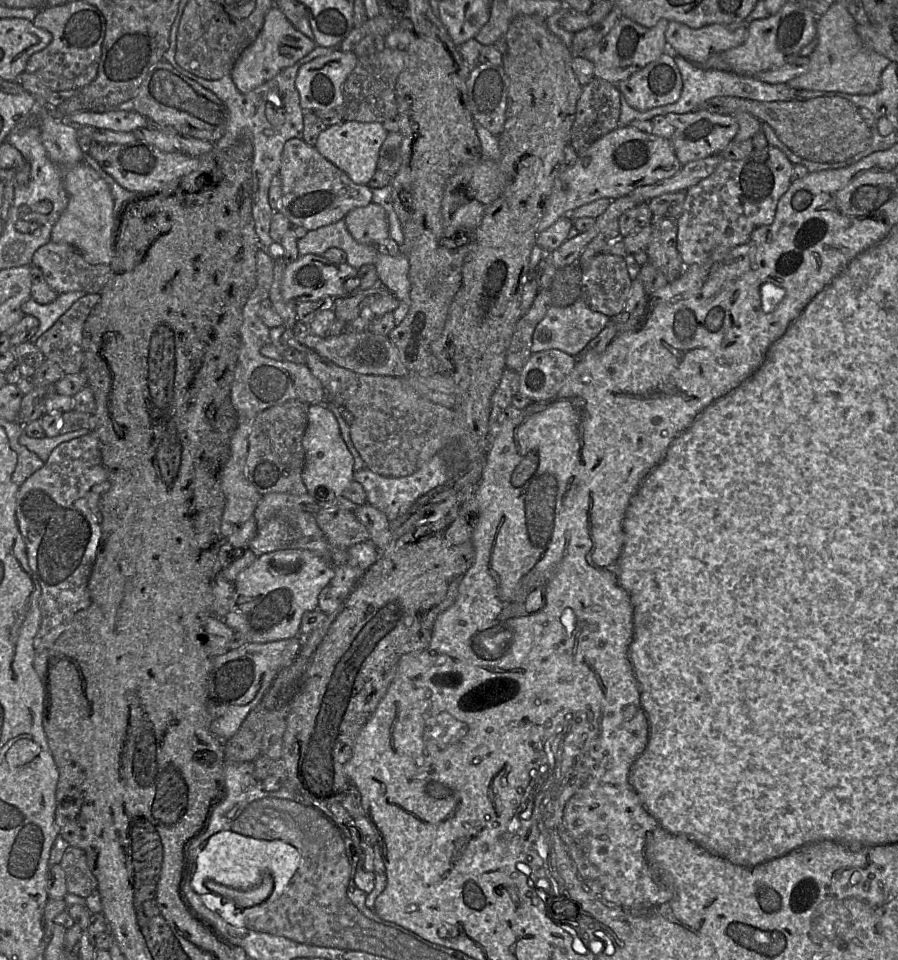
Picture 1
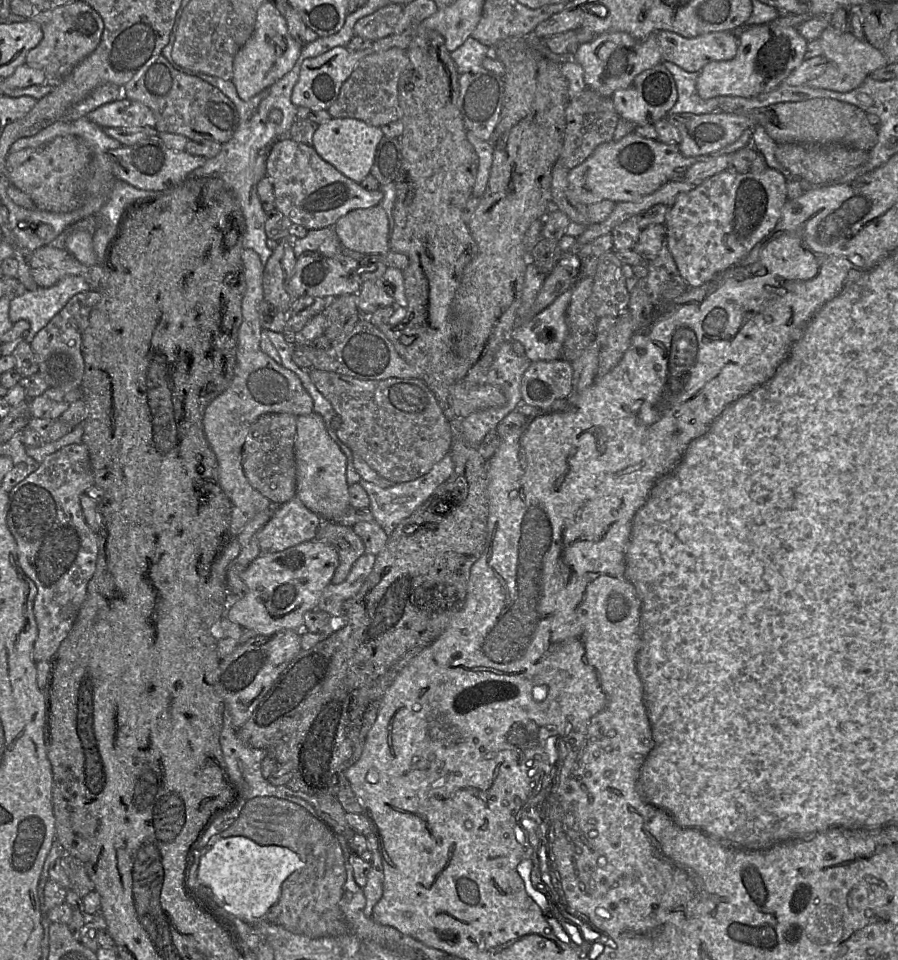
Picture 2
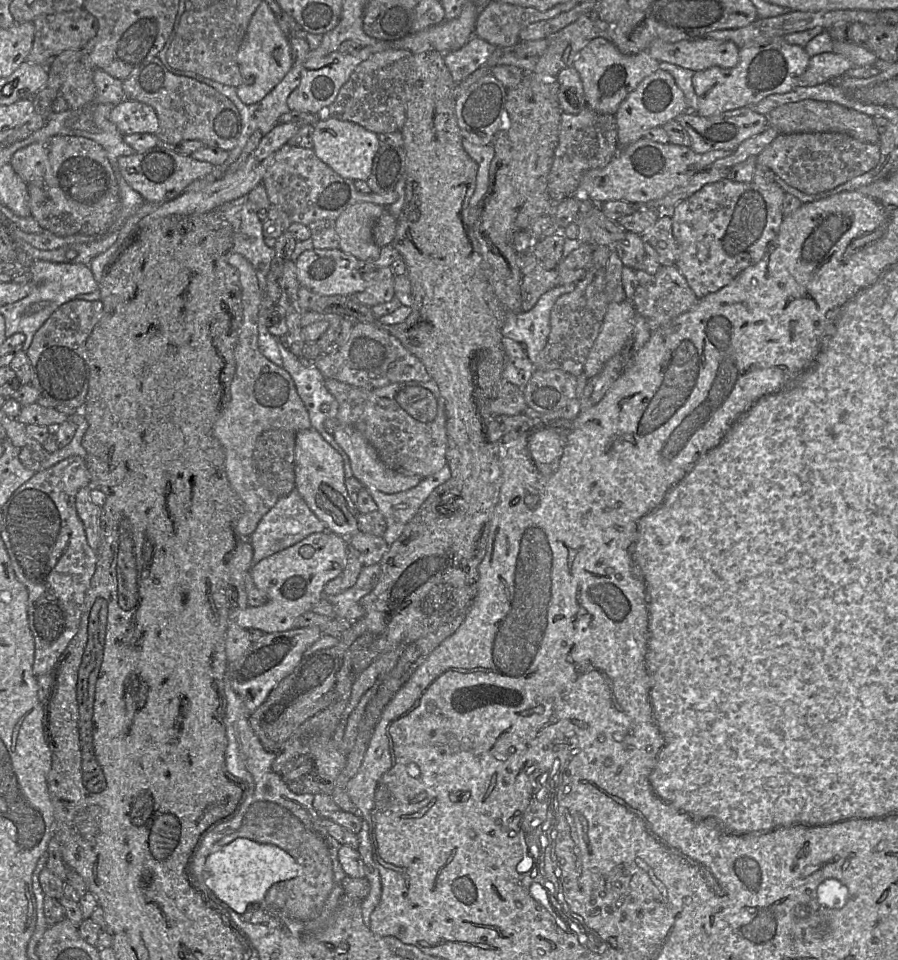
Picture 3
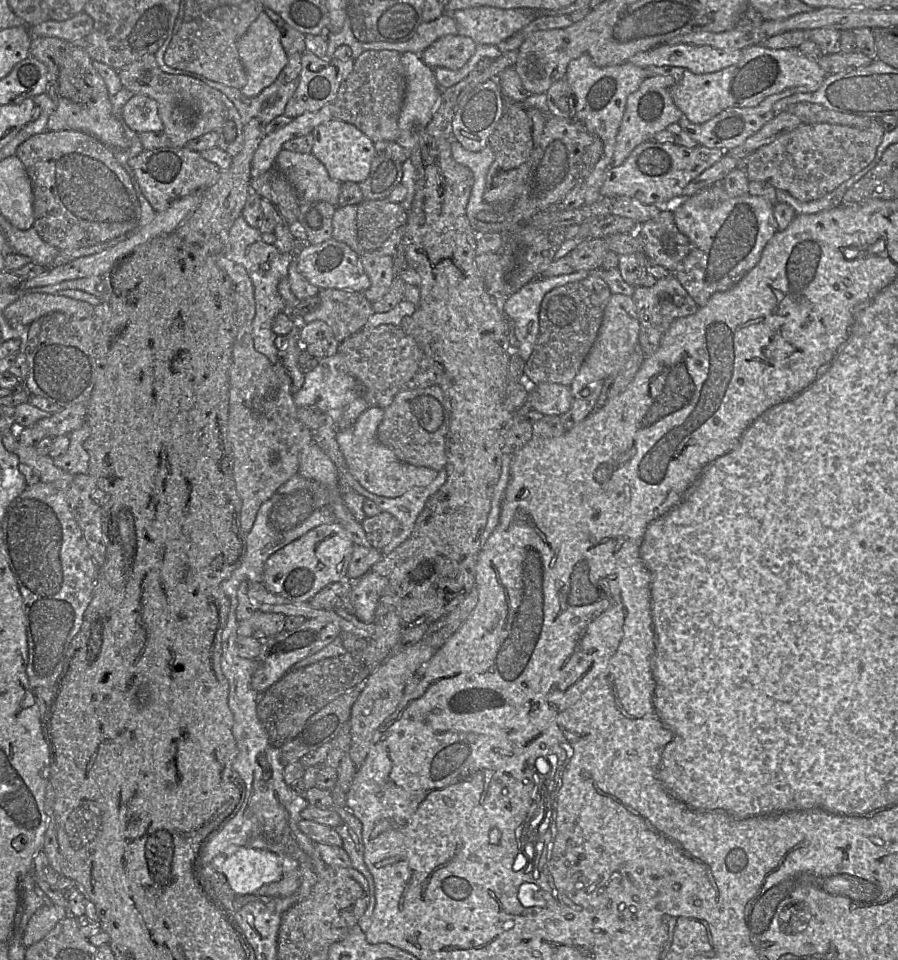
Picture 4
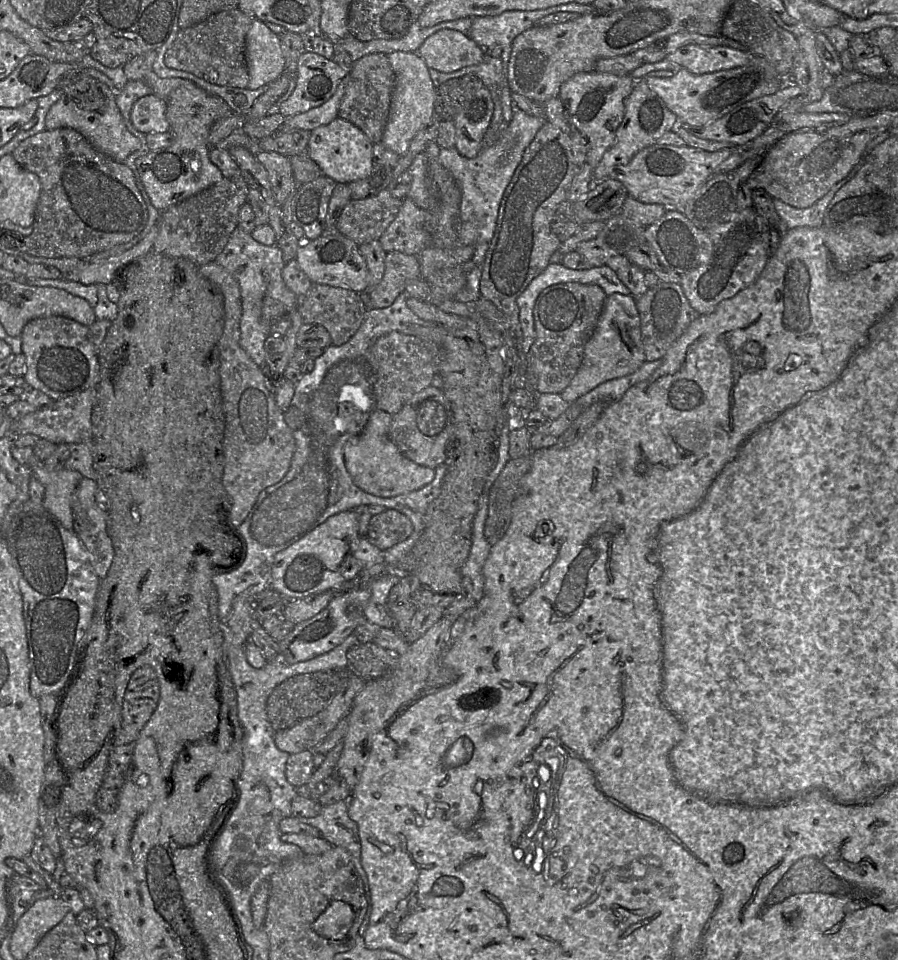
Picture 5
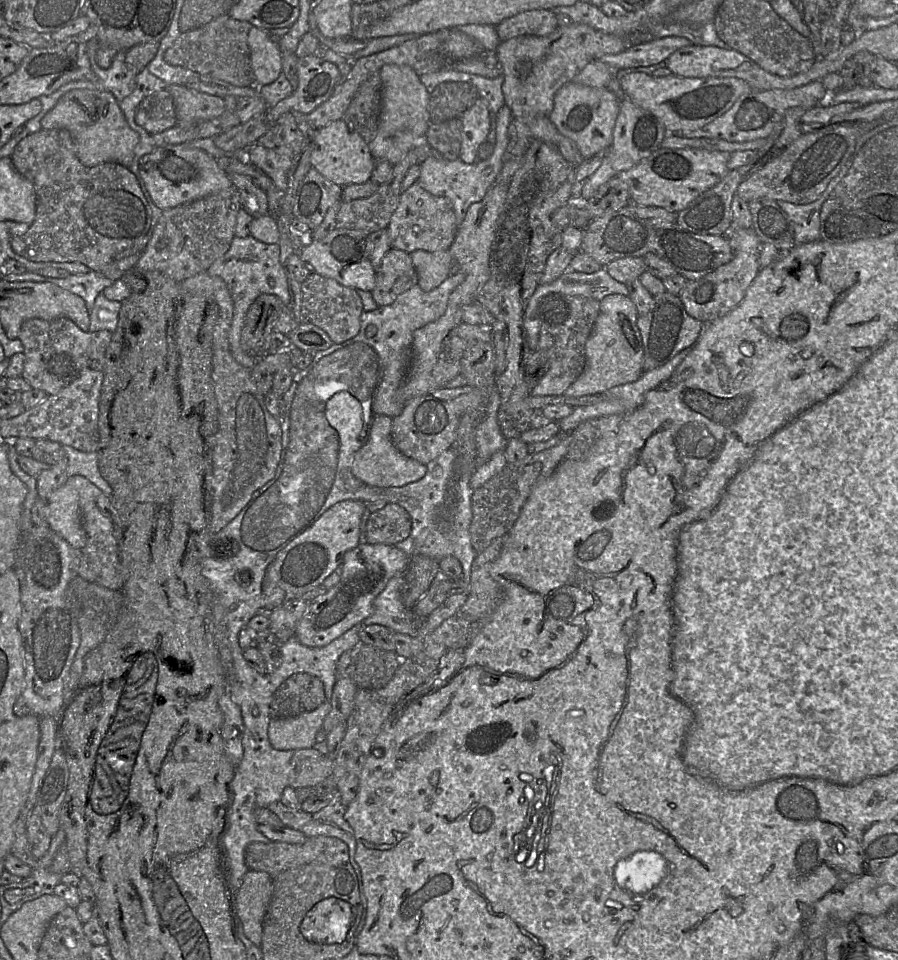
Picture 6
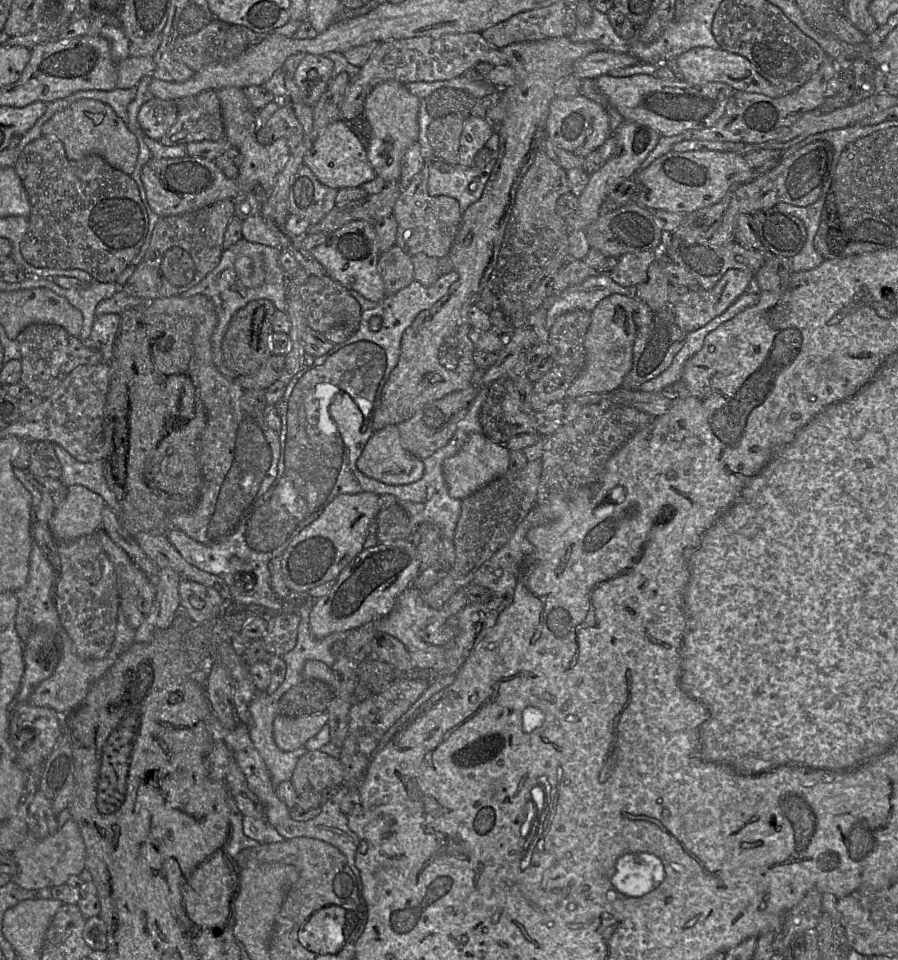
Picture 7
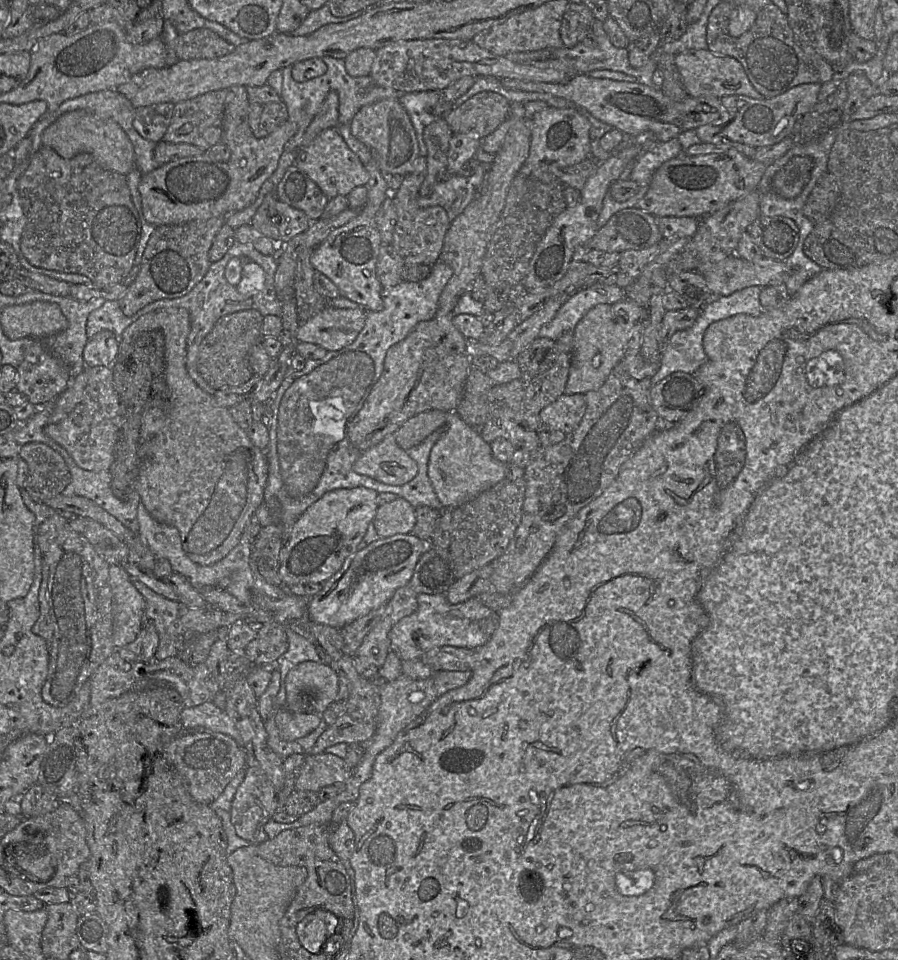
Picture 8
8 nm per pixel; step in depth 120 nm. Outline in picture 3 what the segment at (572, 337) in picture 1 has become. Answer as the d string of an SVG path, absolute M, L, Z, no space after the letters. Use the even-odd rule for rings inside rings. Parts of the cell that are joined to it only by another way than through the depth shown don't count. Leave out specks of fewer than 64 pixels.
M576 283L557 285L545 292L529 311L506 312L503 337L521 344L529 360L535 365L550 333L551 309L557 298L574 290Z

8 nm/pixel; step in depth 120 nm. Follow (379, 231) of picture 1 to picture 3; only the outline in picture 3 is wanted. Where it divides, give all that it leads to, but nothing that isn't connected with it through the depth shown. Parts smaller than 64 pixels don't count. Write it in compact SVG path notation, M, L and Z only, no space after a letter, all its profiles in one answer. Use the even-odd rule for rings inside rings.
M359 202L342 211L335 220L339 248L359 260L376 260L381 248L374 242L372 229L384 209L378 204Z

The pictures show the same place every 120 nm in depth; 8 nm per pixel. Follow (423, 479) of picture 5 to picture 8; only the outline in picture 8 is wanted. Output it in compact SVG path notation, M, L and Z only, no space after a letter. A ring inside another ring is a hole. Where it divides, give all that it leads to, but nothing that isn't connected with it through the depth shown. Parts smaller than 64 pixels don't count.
M394 434L360 453L353 470L381 483L401 486L418 474L417 463L397 443Z

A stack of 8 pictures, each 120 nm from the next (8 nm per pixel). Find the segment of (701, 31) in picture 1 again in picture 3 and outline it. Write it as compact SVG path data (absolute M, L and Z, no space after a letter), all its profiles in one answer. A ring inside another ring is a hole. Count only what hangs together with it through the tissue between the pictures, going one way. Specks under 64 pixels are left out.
M707 37L675 43L655 40L647 51L652 58L659 61L659 64L671 63L693 72L712 66L732 68L739 60L739 48L735 43Z

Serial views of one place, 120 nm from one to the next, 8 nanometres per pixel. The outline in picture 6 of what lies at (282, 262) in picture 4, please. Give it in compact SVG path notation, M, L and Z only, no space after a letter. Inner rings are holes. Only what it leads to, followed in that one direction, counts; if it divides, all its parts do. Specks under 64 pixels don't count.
M234 236L227 252L217 259L206 271L211 276L218 276L226 283L231 294L234 311L229 333L229 346L234 359L242 366L252 369L259 357L246 353L241 347L241 330L247 311L256 298L262 294L277 296L286 306L289 303L287 273L280 263L280 249L277 244L266 244L251 236Z

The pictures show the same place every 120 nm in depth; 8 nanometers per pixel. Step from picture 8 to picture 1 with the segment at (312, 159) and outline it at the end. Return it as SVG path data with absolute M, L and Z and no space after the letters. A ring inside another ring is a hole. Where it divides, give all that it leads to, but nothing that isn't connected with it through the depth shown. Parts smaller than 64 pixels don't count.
M344 121L323 130L314 147L354 183L366 185L377 169L379 149L386 136L387 131L380 122Z

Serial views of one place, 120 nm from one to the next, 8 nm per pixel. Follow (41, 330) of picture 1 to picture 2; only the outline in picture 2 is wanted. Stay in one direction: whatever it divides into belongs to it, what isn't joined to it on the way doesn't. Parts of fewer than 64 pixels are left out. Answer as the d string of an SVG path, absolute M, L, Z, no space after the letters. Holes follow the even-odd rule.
M68 275L51 287L25 290L10 302L9 319L13 324L20 320L30 323L26 343L32 343L36 334L78 293L91 290L81 276Z

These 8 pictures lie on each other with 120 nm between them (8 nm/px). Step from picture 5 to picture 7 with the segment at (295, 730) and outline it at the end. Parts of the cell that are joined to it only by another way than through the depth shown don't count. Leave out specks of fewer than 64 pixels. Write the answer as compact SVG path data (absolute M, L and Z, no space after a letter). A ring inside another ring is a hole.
M326 711L299 717L278 714L273 721L274 742L283 751L294 751L304 747L327 721Z

